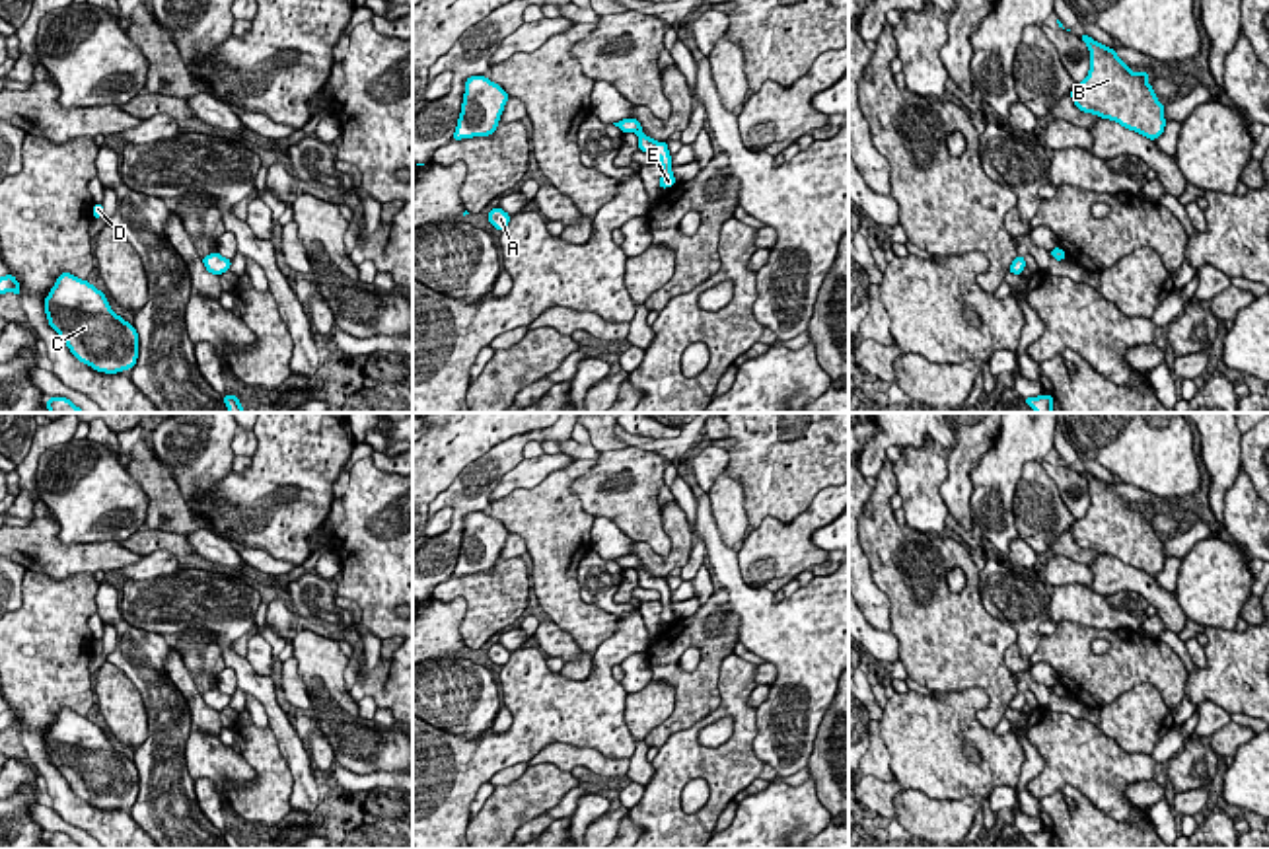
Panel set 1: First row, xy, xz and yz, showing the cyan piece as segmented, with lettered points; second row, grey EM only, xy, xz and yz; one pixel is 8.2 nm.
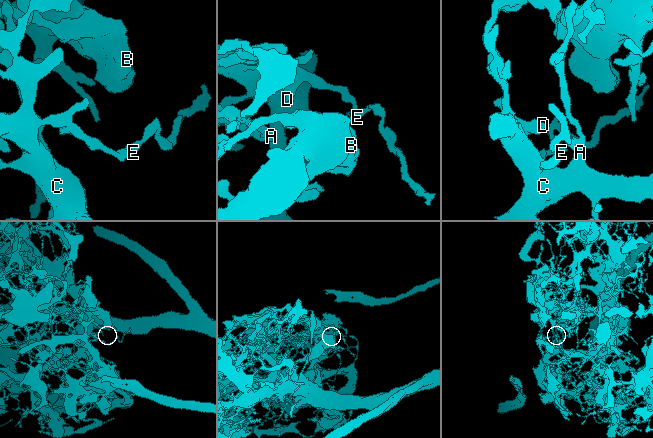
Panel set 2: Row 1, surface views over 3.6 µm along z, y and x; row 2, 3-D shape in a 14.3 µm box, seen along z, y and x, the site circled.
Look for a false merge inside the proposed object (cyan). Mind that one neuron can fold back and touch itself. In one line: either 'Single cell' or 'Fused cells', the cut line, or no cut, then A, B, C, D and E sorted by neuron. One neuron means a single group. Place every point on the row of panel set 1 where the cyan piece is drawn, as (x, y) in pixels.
Single cell. No split. Groups: A B C D E

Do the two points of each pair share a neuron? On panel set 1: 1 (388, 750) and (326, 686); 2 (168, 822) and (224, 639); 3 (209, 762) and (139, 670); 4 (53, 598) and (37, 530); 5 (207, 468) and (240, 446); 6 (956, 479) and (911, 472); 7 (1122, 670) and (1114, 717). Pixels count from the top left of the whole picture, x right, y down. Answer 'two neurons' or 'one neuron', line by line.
1: one neuron
2: two neurons
3: two neurons
4: two neurons
5: two neurons
6: two neurons
7: two neurons

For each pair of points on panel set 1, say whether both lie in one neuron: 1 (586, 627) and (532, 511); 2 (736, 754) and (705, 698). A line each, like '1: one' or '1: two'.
1: one
2: two

